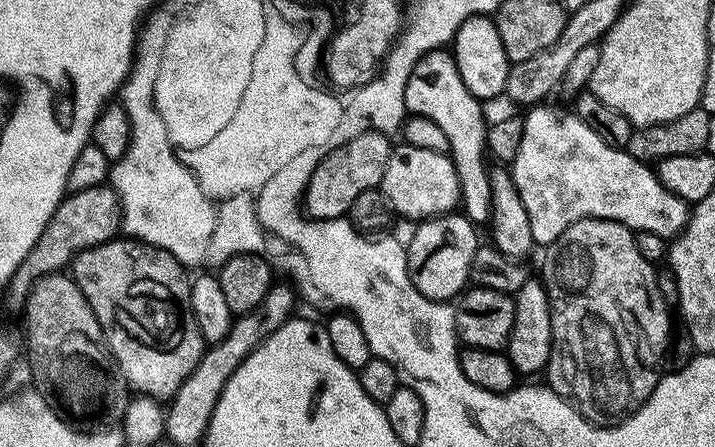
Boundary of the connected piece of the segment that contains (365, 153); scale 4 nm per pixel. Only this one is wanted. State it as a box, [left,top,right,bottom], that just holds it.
[306,132,394,221]

